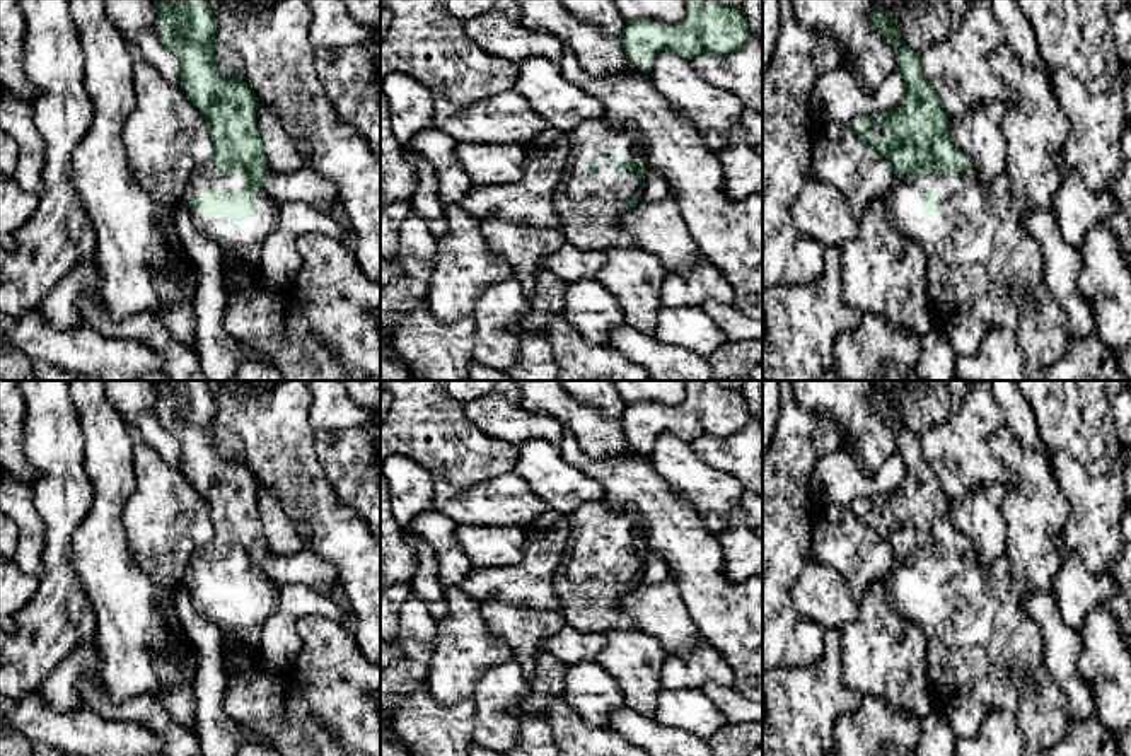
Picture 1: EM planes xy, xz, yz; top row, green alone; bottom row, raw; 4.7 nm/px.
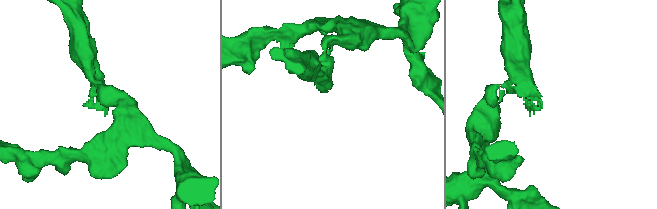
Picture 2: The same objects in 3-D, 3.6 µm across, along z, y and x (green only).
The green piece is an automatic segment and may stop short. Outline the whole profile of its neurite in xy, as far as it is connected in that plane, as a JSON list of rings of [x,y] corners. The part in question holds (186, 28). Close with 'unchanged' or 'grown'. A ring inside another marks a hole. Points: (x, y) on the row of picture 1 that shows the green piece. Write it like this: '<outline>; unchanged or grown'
[[[208,0],[154,5],[157,36],[179,60],[181,89],[208,121],[213,142],[213,157],[194,171],[183,203],[225,256],[259,268],[261,246],[280,225],[280,206],[261,188],[270,167],[256,123],[258,99],[246,82],[217,68]]]; grown

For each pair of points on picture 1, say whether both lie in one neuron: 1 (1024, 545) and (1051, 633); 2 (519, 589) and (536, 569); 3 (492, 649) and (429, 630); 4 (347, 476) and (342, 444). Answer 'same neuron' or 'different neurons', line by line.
1: different neurons
2: same neuron
3: different neurons
4: same neuron

